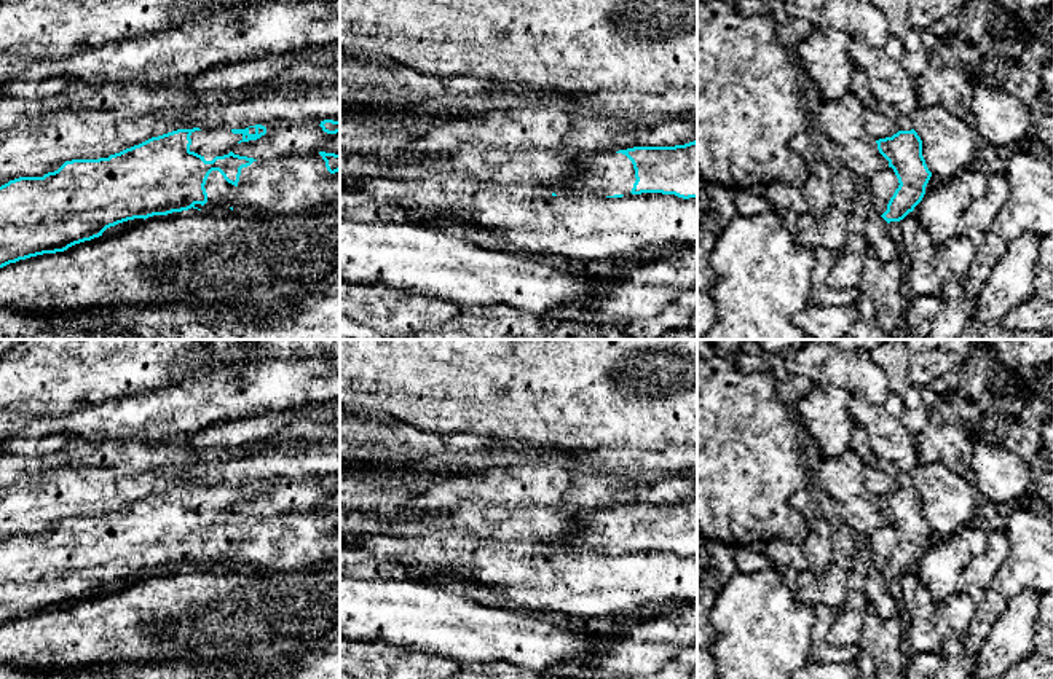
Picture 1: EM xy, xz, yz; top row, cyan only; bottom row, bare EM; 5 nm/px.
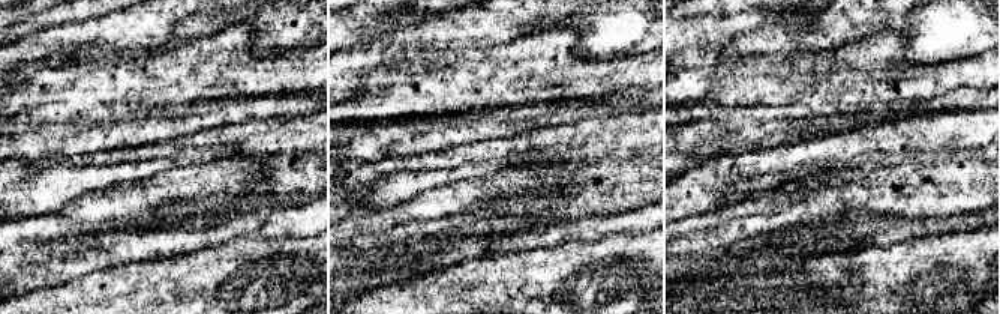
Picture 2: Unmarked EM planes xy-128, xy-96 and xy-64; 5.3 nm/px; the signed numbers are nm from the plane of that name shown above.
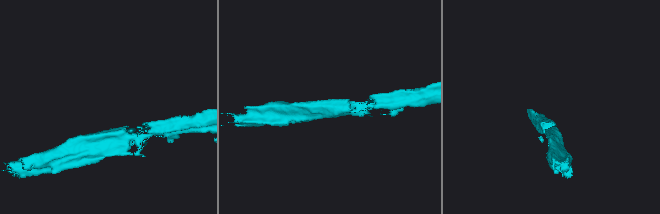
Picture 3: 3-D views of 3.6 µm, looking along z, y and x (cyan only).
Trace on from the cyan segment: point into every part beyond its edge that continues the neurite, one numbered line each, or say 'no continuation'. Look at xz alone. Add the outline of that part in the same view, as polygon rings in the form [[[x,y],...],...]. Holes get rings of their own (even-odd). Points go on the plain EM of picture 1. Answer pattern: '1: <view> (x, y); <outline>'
1: xz (607, 531); [[[622,510],[581,512],[578,529],[568,536],[554,539],[555,551],[586,553],[630,553],[635,540],[632,518]]]

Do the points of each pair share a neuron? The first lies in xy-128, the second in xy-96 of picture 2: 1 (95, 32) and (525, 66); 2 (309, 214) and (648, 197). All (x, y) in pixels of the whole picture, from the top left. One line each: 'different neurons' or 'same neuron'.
1: different neurons
2: different neurons

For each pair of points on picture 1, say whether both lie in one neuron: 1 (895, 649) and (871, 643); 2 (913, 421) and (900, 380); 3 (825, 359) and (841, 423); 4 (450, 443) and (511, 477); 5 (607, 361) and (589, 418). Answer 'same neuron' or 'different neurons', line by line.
1: same neuron
2: same neuron
3: different neurons
4: different neurons
5: same neuron

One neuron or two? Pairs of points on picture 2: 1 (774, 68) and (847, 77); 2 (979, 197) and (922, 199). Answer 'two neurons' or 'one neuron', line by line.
1: two neurons
2: one neuron

